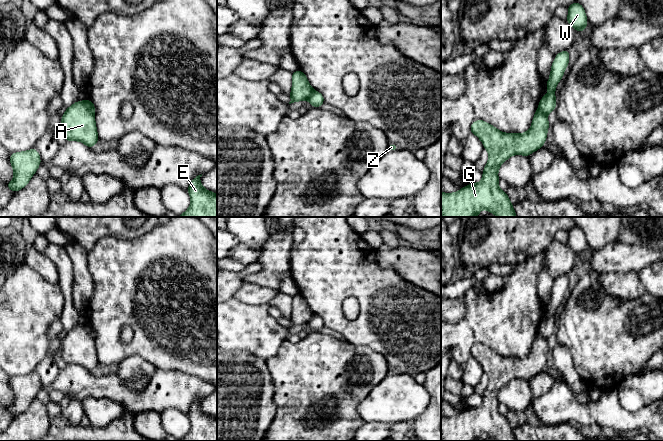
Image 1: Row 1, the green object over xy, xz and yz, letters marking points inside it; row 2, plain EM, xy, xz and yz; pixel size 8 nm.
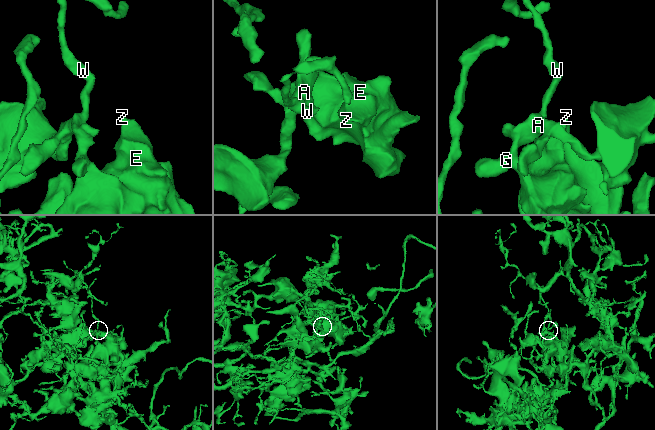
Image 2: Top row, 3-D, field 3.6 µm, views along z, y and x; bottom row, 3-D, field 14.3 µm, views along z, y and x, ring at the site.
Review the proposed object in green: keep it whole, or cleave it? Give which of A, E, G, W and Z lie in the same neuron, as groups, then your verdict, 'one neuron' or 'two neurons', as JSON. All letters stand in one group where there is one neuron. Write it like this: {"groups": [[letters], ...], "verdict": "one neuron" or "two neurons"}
{"groups": [["A", "E", "G", "Z"], ["W"]], "verdict": "two neurons"}

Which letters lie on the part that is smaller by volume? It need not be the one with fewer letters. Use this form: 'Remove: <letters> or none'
Remove: W

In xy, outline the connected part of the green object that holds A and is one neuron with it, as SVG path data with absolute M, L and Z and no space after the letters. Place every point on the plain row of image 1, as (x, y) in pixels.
M77 325L62 339L60 355L67 365L79 365L92 373L98 365L94 339L85 325Z

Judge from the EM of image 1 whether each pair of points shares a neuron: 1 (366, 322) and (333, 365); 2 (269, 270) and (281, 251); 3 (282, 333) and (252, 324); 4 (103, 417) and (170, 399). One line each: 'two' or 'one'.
1: two
2: one
3: one
4: two

